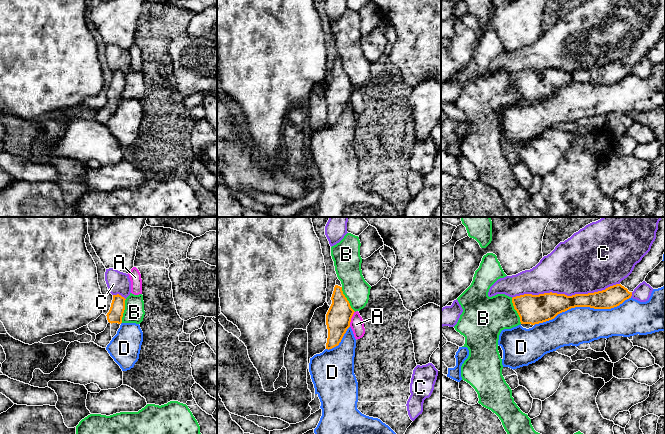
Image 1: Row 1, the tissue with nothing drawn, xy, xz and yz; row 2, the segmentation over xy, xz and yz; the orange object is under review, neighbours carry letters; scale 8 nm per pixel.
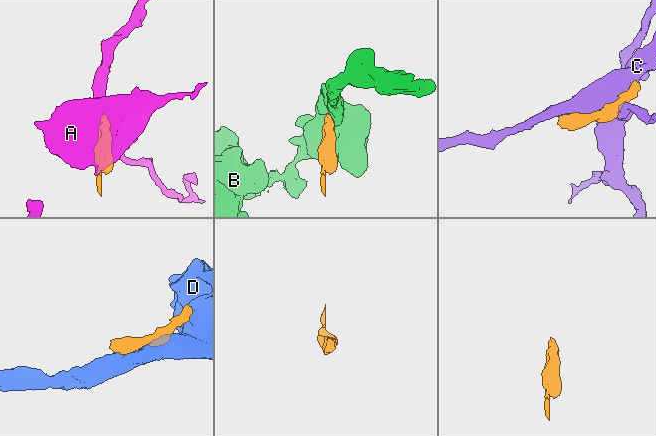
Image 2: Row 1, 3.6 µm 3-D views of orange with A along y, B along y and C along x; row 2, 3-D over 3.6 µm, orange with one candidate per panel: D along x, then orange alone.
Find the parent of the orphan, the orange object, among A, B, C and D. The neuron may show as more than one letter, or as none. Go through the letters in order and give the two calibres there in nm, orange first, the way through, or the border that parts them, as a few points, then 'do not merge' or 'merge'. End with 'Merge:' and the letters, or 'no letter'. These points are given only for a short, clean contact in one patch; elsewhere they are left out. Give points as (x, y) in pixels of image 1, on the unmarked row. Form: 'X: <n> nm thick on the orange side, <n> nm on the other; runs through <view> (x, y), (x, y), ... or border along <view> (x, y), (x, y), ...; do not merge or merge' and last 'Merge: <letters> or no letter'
A: 200 nm thick on the orange side, 110 nm on the other; border along xz (354, 87), (349, 102); do not merge
B: 240 nm thick on the orange side, 320 nm on the other; border along yz (511, 74), (513, 84), (521, 99); do not merge
C: 220 nm thick on the orange side, 440 nm on the other; do not merge
D: 190 nm thick on the orange side, 300 nm on the other; do not merge
Merge: no letter

